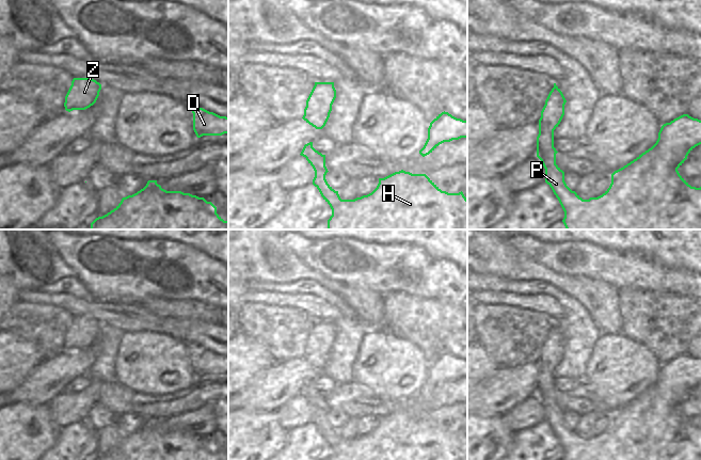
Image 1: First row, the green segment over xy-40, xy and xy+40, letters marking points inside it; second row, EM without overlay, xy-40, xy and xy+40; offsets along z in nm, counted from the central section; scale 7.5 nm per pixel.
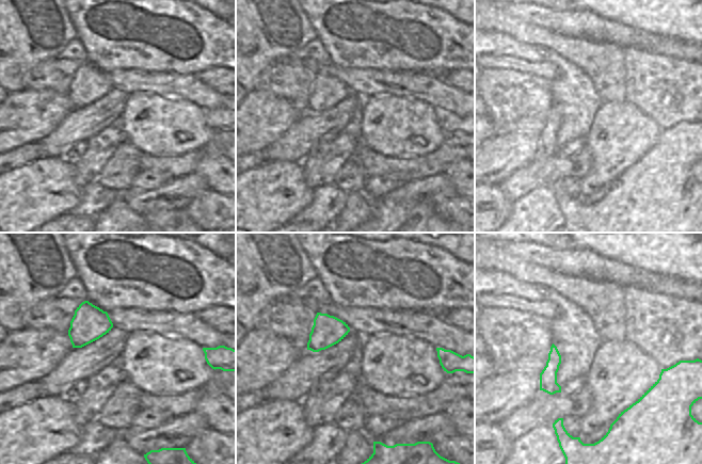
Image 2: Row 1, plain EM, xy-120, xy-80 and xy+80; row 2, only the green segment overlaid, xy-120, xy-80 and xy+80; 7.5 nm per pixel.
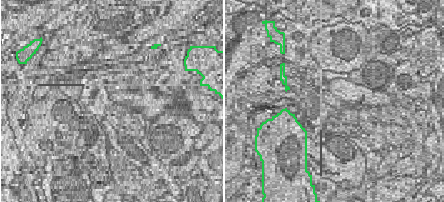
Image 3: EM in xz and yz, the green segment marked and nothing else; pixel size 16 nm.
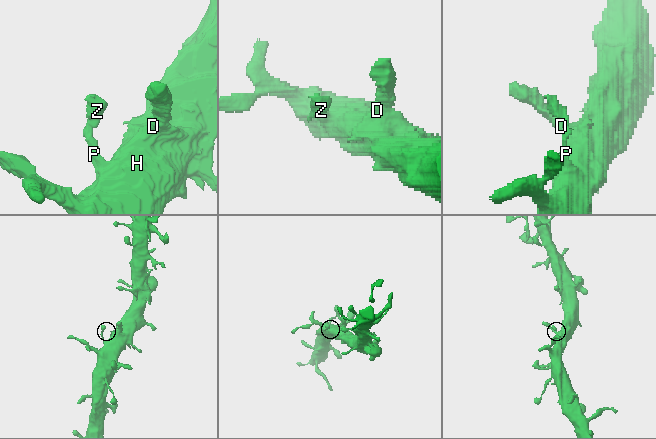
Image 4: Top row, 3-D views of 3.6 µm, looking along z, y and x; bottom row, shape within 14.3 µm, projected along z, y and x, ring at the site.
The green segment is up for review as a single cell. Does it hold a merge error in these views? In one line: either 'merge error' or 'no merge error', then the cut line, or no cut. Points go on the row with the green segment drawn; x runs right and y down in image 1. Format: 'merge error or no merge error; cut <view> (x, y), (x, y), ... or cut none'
no merge error; cut none

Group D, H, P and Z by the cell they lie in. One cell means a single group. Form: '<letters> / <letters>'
D H P Z

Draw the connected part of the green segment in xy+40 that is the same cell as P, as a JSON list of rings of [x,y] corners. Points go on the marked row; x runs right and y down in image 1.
[[[554,83],[539,120],[537,137],[537,157],[545,169],[545,183],[552,188],[563,211],[562,220],[567,229],[701,229],[701,187],[691,187],[679,173],[678,169],[687,159],[688,154],[701,144],[701,121],[683,114],[662,126],[656,143],[636,159],[611,174],[609,188],[598,197],[583,200],[564,181],[564,172],[556,164],[554,130],[564,115],[567,100],[560,89]]]

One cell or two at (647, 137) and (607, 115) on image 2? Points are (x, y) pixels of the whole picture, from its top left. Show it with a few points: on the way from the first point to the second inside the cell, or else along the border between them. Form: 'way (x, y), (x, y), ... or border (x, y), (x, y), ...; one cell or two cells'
way (637, 133), (625, 133), (617, 125); one cell

